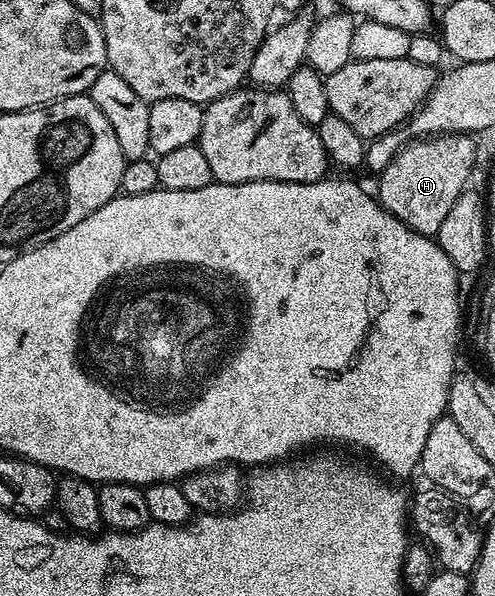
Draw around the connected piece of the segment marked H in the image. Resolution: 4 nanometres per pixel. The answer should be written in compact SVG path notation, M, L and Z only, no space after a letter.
M443 133L410 140L393 156L389 166L380 170L381 182L375 188L375 193L381 206L424 237L436 238L443 219L447 219L447 211L451 211L455 199L459 199L459 195L466 192L468 185L465 184L473 173L473 160L477 157L477 145L473 141L476 140L468 133Z

